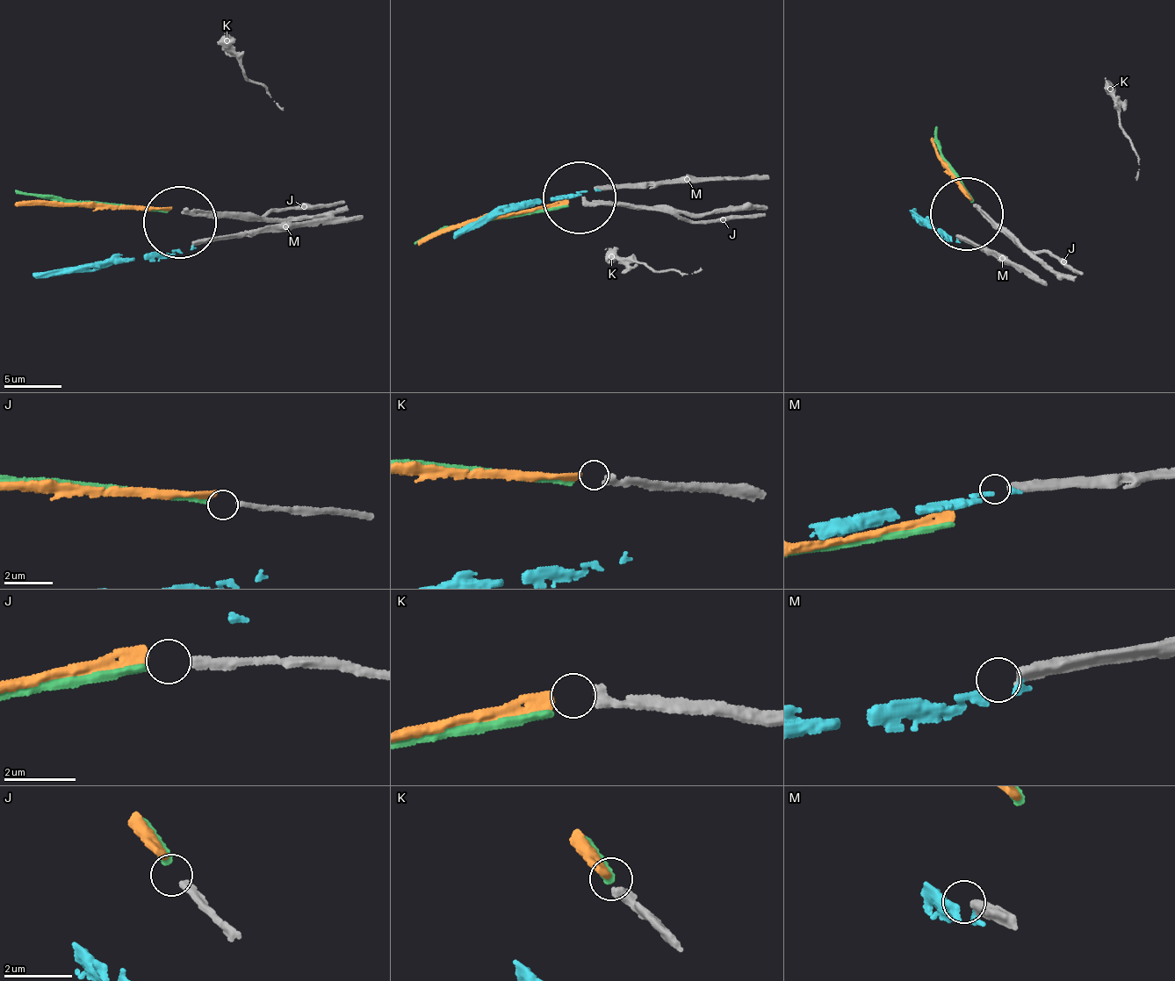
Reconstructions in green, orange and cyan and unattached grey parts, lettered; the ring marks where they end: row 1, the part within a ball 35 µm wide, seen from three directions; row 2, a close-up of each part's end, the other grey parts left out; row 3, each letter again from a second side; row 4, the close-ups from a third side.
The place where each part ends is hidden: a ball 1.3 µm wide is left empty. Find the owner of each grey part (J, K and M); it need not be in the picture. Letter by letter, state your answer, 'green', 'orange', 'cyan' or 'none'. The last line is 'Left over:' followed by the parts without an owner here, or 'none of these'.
J: green
K: orange
M: none
Left over: M

